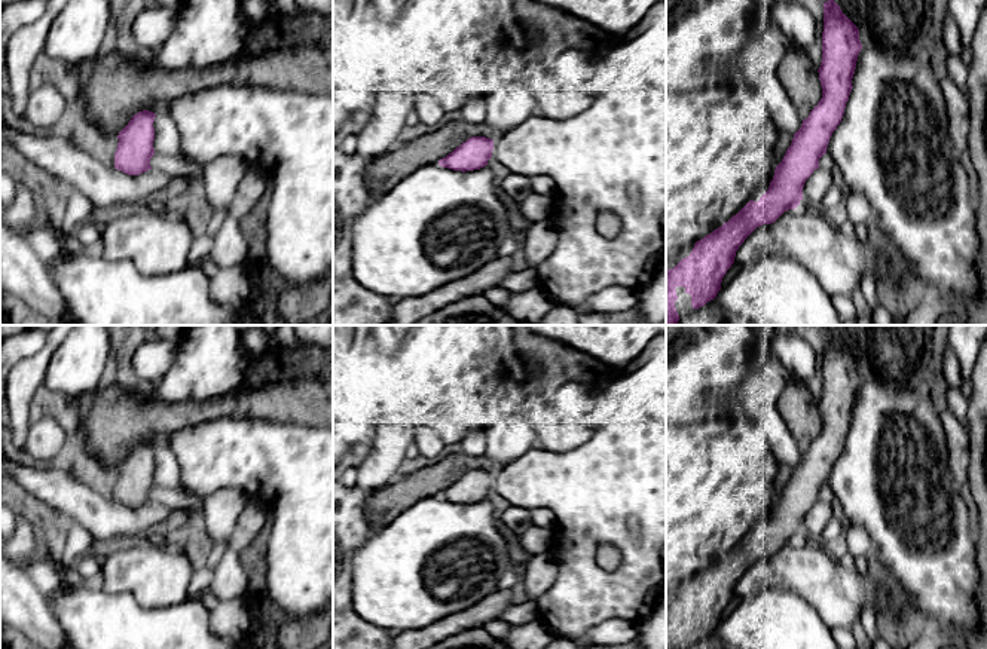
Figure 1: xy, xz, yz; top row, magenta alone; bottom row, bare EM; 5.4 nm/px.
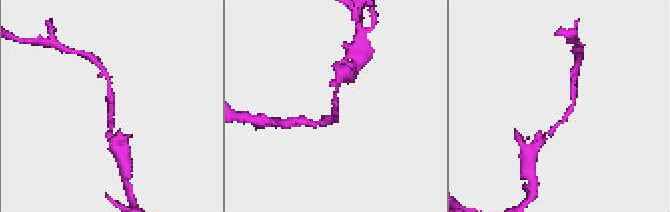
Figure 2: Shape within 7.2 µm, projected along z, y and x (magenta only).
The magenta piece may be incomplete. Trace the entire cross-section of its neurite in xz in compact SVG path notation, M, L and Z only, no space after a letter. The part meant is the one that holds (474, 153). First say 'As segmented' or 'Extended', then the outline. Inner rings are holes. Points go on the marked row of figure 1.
As segmented. M471 137L456 147L439 165L453 171L474 171L488 165L492 157L494 140L486 137Z

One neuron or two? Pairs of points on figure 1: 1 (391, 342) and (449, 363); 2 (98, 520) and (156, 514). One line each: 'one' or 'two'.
1: two
2: one

